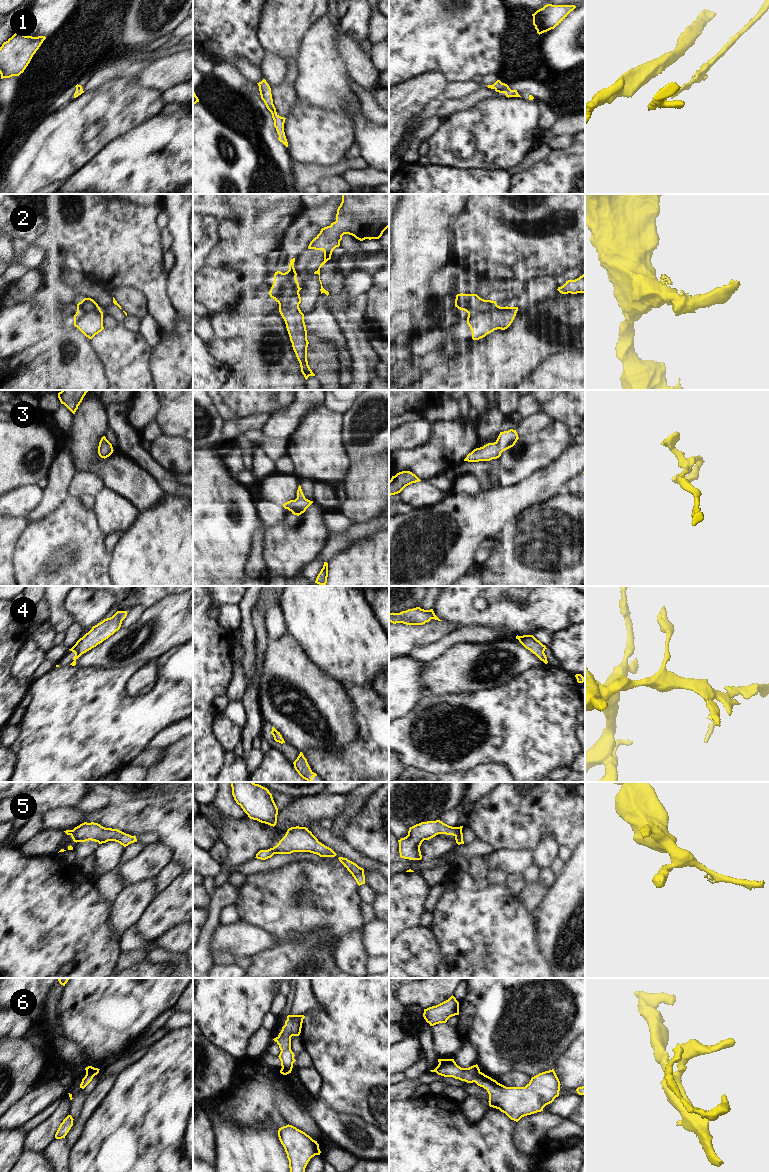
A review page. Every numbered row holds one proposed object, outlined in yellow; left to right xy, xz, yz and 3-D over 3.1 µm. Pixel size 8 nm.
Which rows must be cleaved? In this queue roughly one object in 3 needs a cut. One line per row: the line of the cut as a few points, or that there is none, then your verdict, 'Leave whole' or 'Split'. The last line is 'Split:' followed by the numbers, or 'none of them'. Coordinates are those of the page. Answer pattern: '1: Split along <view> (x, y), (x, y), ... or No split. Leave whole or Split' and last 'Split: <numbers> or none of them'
1: Split along yz (508, 87), (503, 92). Split
2: Split along yz (496, 303), (488, 311), (470, 312), (468, 314). Split
3: No split. Leave whole
4: No split. Leave whole
5: Split along xy (72, 830), (78, 841). Split
6: No split. Leave whole
Split: 1, 2, 5.

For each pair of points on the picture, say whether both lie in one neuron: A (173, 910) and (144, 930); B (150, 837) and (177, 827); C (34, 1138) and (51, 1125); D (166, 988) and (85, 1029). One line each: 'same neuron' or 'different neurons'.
A: same neuron
B: different neurons
C: same neuron
D: same neuron

